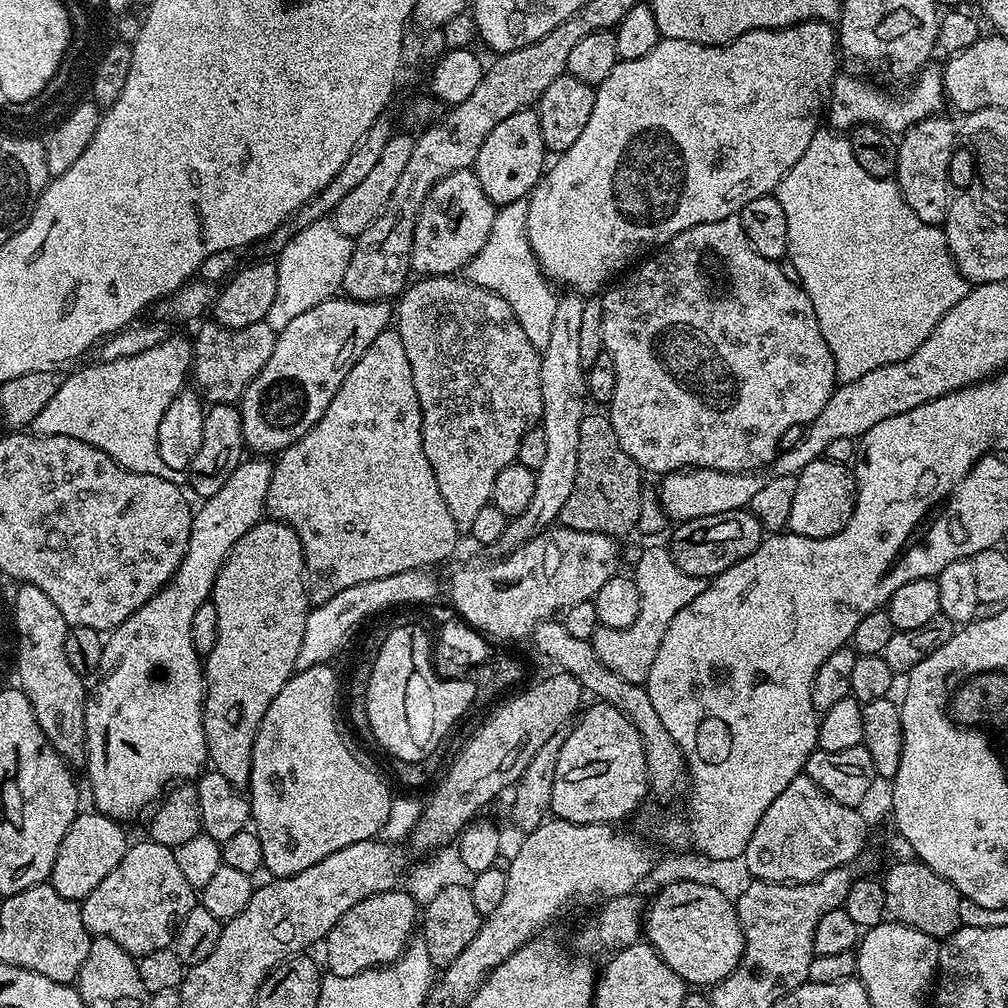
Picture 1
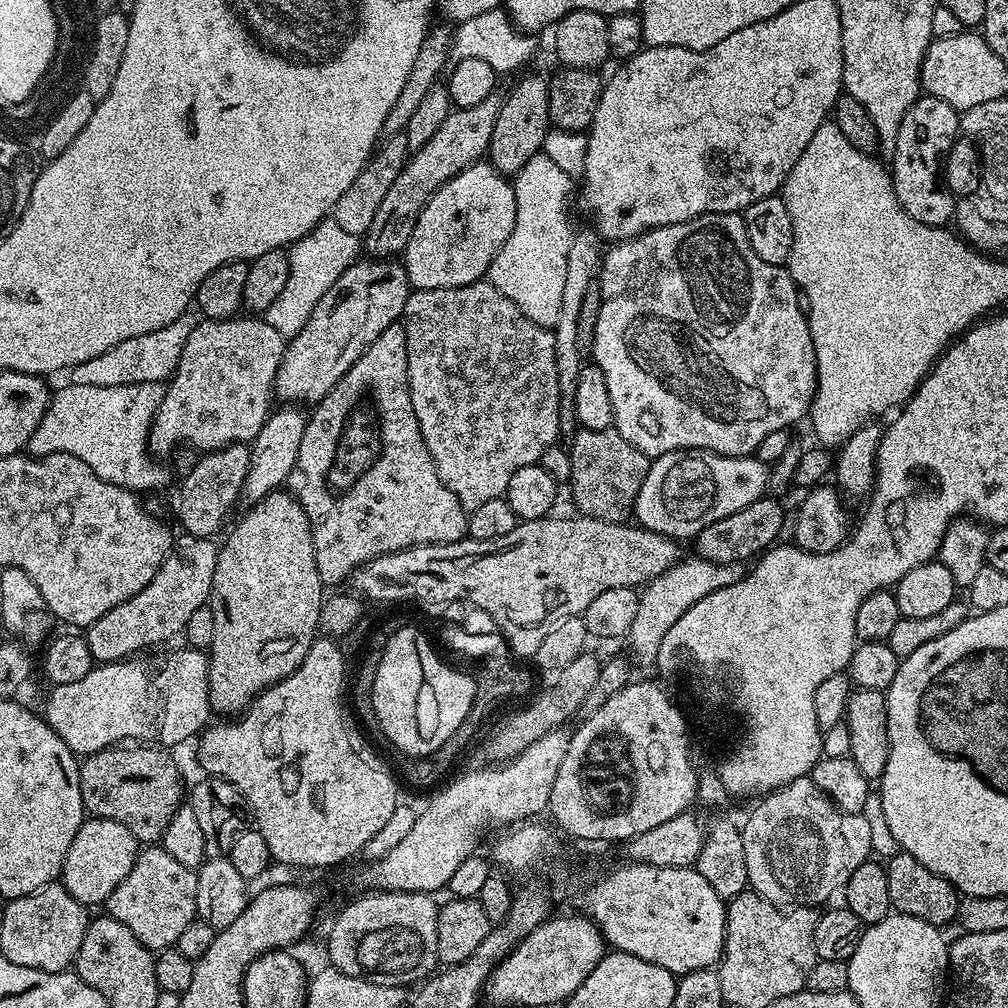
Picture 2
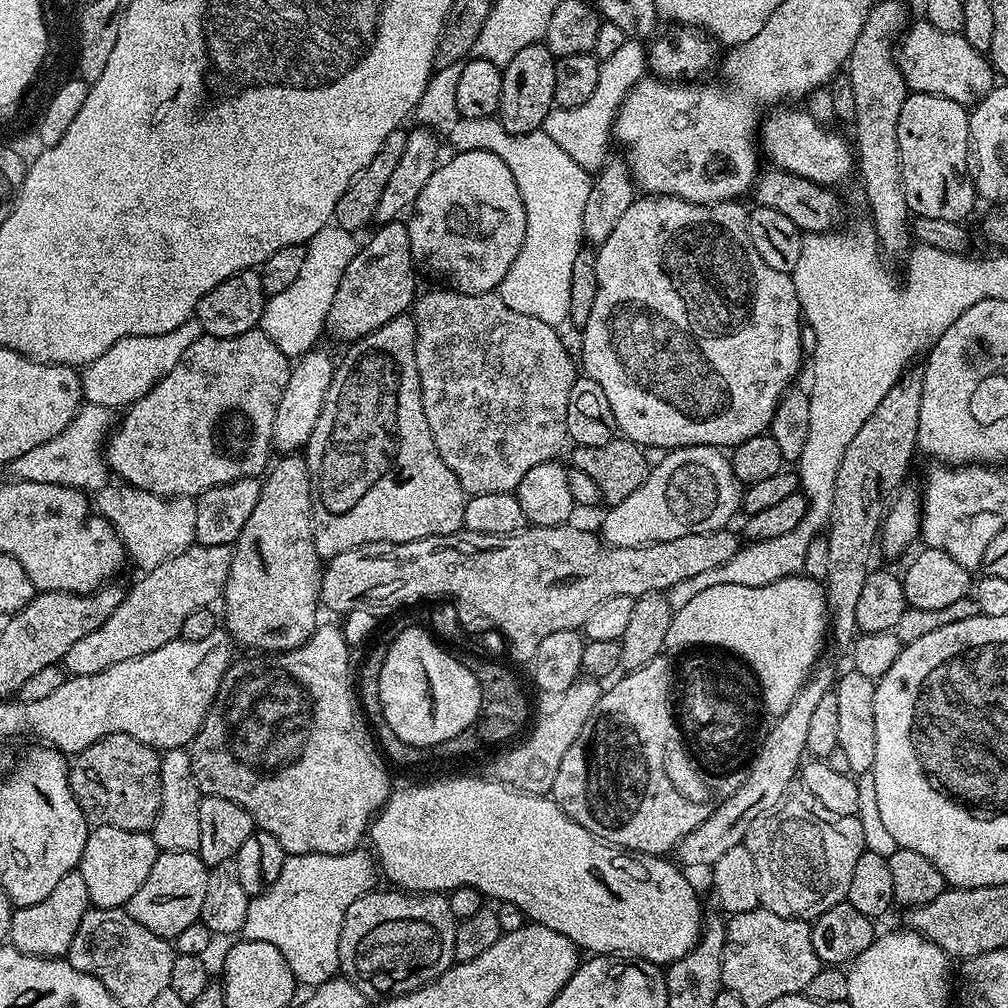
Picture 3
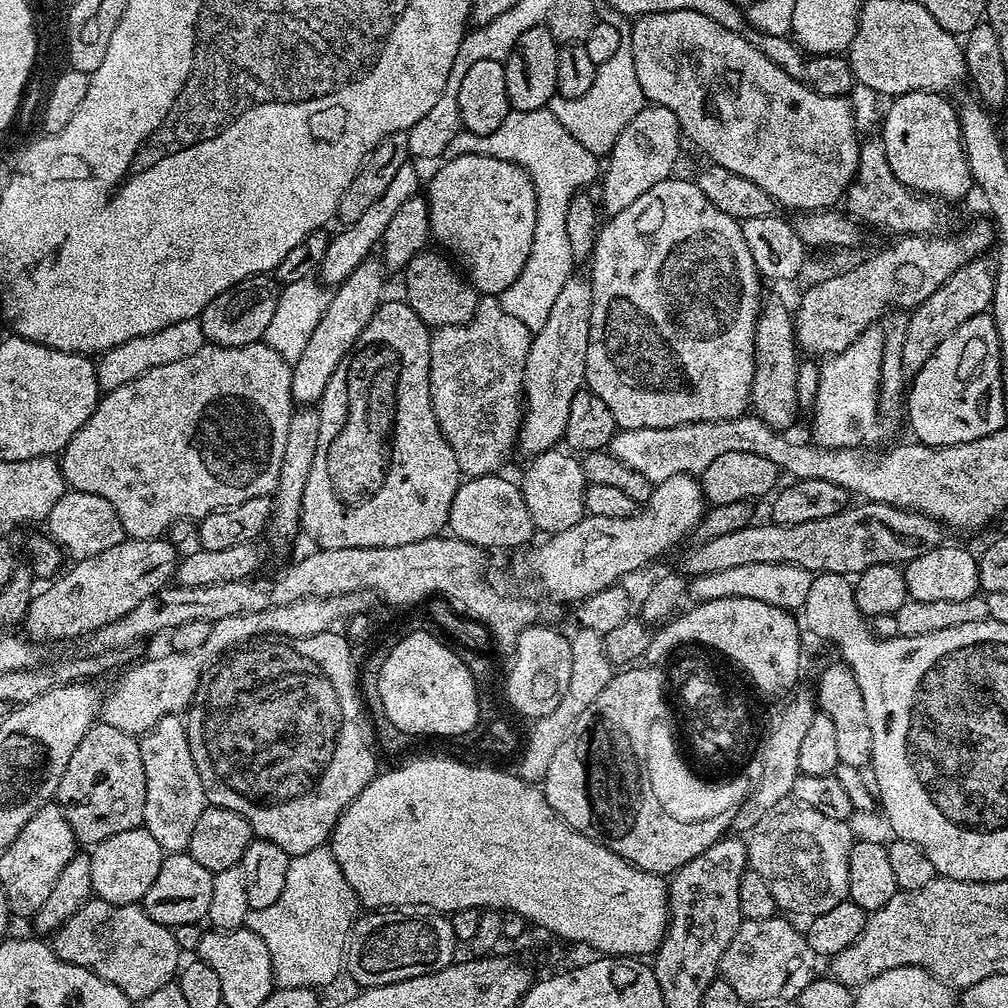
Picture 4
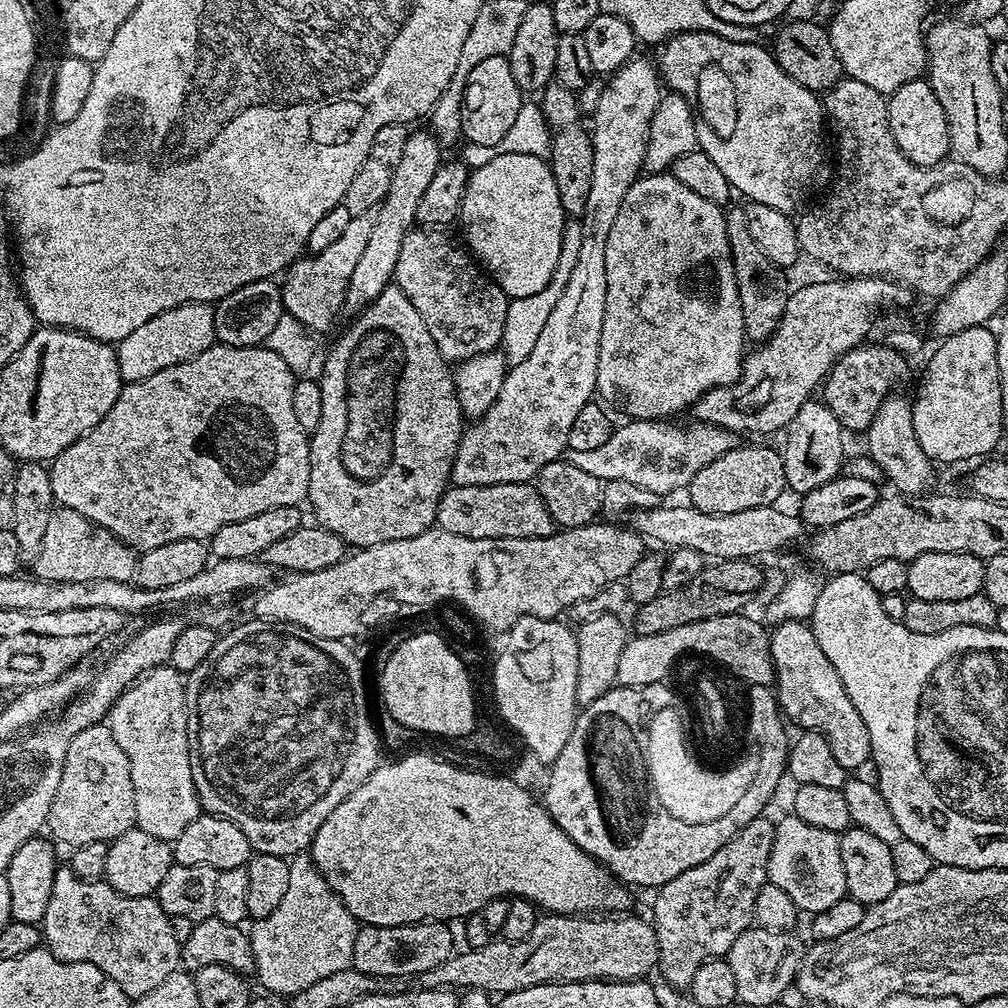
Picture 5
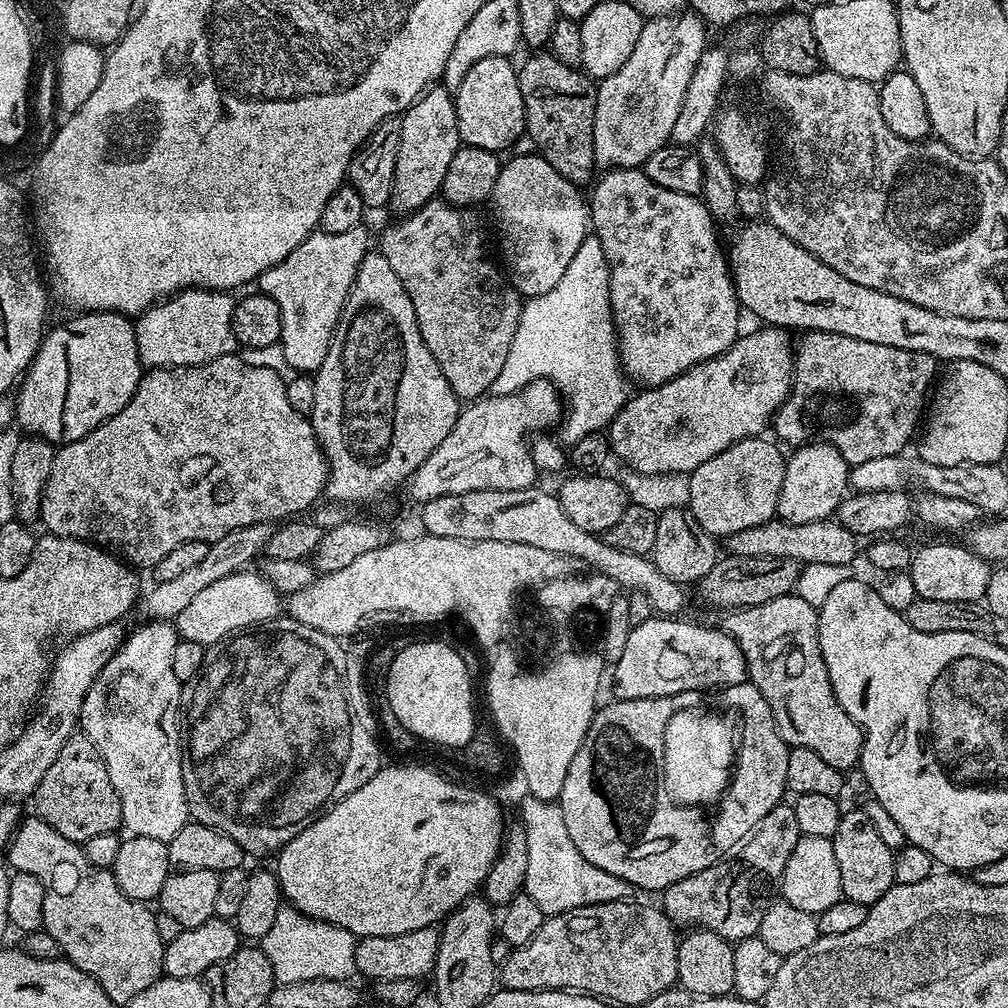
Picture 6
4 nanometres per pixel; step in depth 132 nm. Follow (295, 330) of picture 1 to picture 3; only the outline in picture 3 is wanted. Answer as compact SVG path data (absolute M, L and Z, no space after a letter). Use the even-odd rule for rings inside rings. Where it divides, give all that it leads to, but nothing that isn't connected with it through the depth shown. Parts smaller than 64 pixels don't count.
M397 218L389 224L379 225L375 230L377 232L369 238L368 245L365 248L363 245L357 251L354 262L346 266L346 274L342 274L338 294L334 294L334 303L330 306L327 331L333 332L343 342L361 340L366 334L378 330L378 326L390 322L390 318L405 315L418 295L418 268L410 250L407 223Z

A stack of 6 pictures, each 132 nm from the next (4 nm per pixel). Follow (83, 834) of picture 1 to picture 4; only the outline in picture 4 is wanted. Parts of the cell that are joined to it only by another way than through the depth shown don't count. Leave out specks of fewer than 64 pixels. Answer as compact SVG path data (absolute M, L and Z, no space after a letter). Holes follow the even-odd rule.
M143 826L134 830L122 830L122 834L106 838L101 844L95 845L90 852L93 893L99 899L111 904L140 904L146 890L150 890L154 878L158 878L158 870L165 855L154 834L150 834Z

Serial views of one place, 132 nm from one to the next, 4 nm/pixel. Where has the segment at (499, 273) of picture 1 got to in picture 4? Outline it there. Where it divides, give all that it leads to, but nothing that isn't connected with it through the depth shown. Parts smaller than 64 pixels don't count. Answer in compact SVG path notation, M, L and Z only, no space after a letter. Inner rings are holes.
M547 108L525 112L509 111L502 126L498 126L498 130L492 134L474 134L463 130L454 134L450 146L446 146L444 156L453 160L466 154L493 156L517 164L528 175L530 182L534 182L538 214L534 222L530 258L526 260L522 274L518 274L518 278L506 286L498 299L506 314L518 318L522 326L535 334L542 330L546 318L550 318L550 310L554 307L558 293L574 274L574 261L566 234L566 210L570 207L570 198L597 183L602 172L601 161L590 154L590 150L586 150L586 146L582 146L582 142L578 142L578 138L574 138L574 134L570 134Z

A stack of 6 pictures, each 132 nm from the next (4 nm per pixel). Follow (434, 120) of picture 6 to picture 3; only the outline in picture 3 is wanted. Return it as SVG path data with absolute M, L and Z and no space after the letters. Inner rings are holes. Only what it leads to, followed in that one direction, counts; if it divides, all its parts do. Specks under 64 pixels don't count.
M317 346L292 364L290 378L286 378L286 390L282 390L282 398L278 401L278 414L274 414L272 447L277 453L296 454L307 449L310 434L314 434L318 414L322 414L332 376L336 373L334 356L332 360L331 354L322 349Z

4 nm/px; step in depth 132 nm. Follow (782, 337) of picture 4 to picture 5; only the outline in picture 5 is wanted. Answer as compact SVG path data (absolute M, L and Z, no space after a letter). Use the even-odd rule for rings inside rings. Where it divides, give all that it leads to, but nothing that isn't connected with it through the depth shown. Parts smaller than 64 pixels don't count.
M729 207L724 213L726 222L726 238L730 242L730 254L734 262L734 278L738 282L738 298L742 302L742 322L744 323L744 335L749 341L763 342L769 340L782 322L786 302L790 295L790 287L783 280L781 269L758 250L758 242L750 234L750 226L746 223L744 208Z

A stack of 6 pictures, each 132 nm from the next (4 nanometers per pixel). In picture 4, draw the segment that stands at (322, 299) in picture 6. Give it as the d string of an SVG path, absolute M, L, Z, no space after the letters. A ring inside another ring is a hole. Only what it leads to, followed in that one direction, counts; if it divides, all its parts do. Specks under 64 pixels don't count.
M412 162L401 166L394 173L390 186L386 186L385 192L362 213L362 218L358 218L358 222L341 227L339 229L341 232L329 239L326 254L322 258L318 269L318 276L321 281L332 286L341 284L363 260L369 259L375 253L372 252L375 248L377 251L378 245L383 241L386 234L386 225L394 218L395 212L404 203L410 202L410 198L414 198L421 191L422 180L420 184L420 176L416 173L415 166L417 167Z

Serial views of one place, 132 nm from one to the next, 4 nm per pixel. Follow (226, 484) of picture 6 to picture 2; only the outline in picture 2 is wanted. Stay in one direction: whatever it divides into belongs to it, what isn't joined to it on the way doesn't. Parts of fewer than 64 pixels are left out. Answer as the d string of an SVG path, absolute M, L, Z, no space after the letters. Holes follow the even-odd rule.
M240 314L231 319L204 318L197 322L194 326L194 331L190 334L190 339L182 350L182 358L178 358L176 371L172 373L167 381L164 397L158 406L156 417L152 420L152 429L148 435L148 450L152 453L153 457L165 458L164 456L170 455L179 444L189 444L190 447L197 448L197 453L203 454L205 452L213 452L219 448L225 448L231 444L248 444L252 441L258 434L258 430L262 430L262 426L268 420L269 411L273 407L276 375L278 374L278 366L284 357L285 347L285 336L278 334L278 330L274 330L274 326L270 326L263 318L253 318L248 314Z

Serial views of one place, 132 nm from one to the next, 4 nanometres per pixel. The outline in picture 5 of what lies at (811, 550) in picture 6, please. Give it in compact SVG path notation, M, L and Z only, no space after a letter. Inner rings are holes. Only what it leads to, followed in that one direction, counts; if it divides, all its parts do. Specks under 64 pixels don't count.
M661 504L650 510L625 513L625 525L643 536L644 539L658 540L671 549L690 548L698 550L701 556L712 560L757 559L764 554L788 548L803 532L806 525L799 515L783 512L780 506L754 507L738 510L735 514L703 514L692 505L676 508Z

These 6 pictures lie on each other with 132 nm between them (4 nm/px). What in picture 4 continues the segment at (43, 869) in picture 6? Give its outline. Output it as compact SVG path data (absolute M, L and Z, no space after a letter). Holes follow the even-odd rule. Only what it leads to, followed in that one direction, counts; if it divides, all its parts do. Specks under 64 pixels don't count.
M99 898L87 900L56 931L54 940L58 959L98 974L98 978L118 986L134 1002L150 998L154 990L173 983L182 964L182 953L172 929L154 922L140 904L111 904Z

